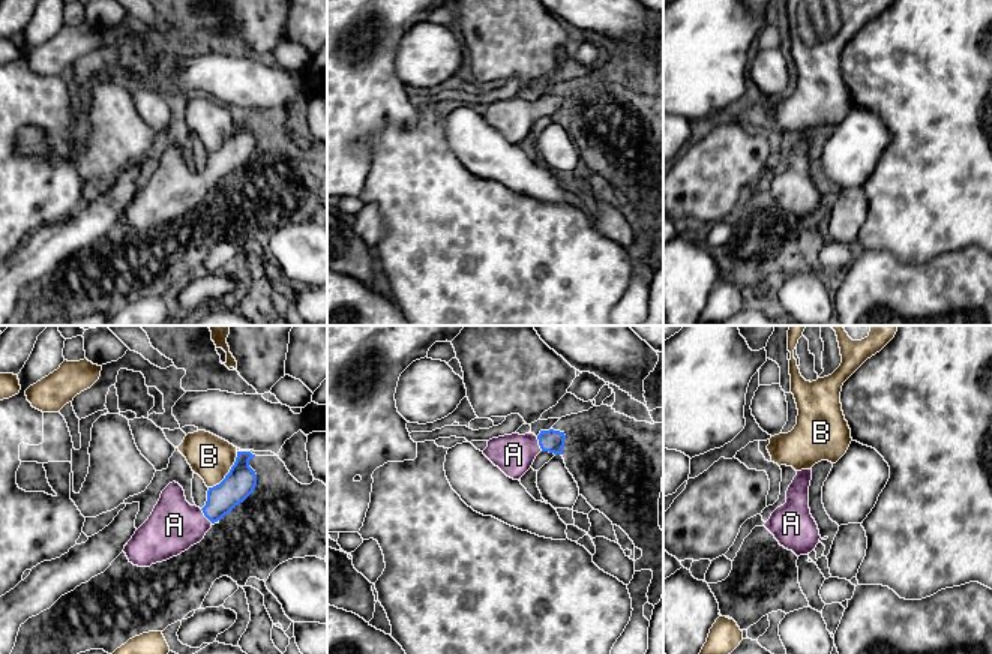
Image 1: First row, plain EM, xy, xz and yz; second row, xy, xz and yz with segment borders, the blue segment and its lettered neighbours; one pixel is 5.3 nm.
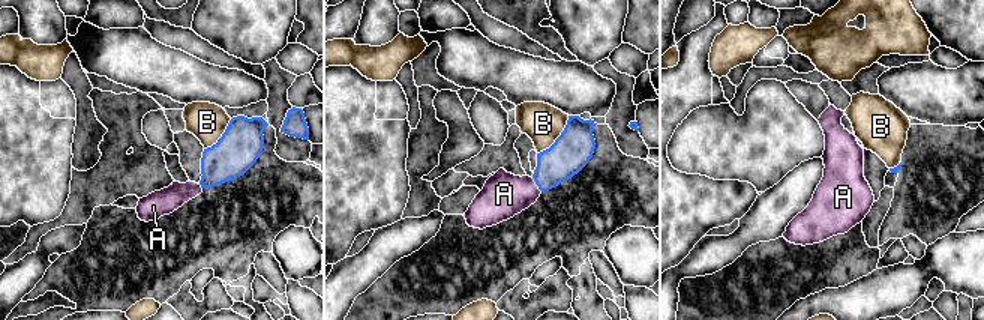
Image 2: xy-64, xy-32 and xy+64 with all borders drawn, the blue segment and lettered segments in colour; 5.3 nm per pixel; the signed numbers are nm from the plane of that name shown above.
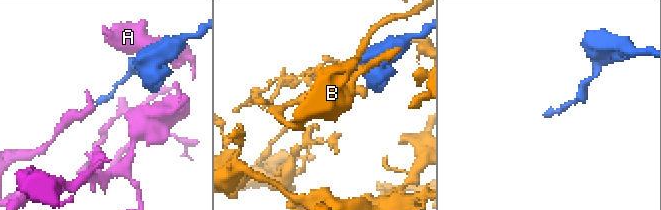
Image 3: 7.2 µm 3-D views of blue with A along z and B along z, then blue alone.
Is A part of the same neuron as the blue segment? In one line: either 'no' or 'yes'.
yes

